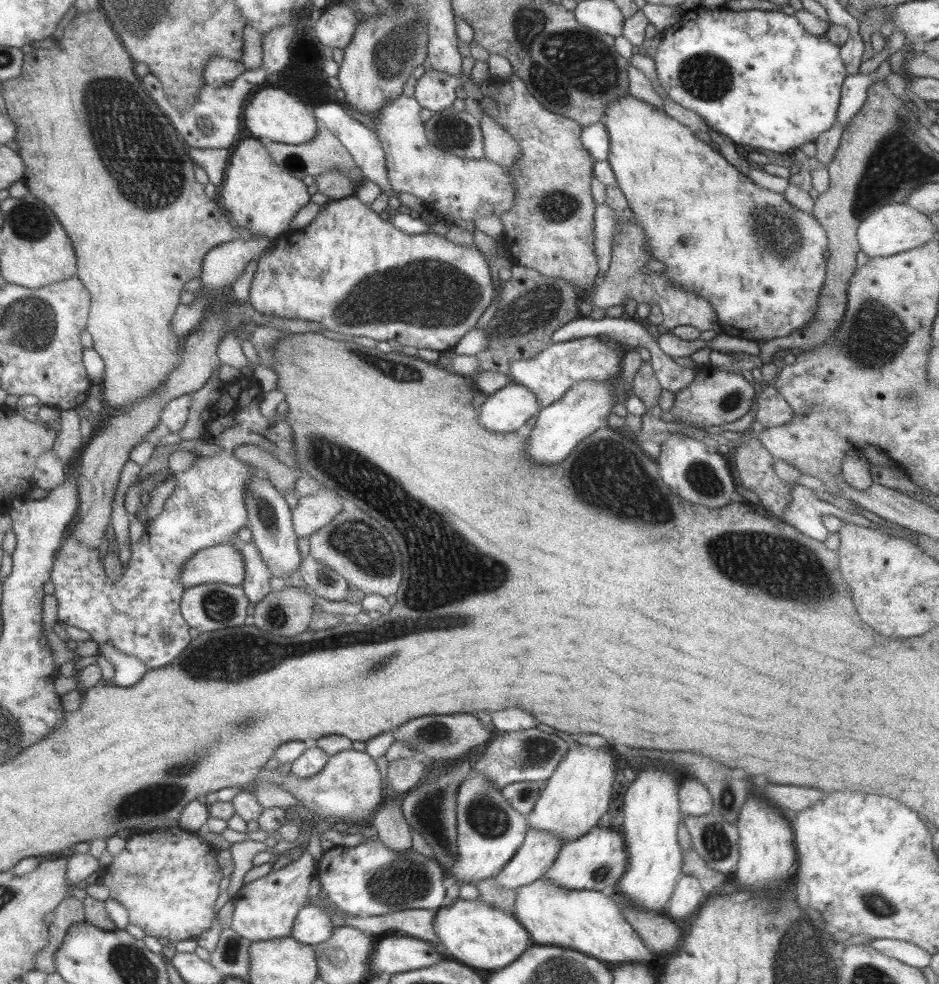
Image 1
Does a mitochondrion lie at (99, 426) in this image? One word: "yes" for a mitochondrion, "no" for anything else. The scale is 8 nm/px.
no

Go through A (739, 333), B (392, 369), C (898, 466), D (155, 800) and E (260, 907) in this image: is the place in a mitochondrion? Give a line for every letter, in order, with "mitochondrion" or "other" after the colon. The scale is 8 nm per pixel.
A: other
B: other
C: other
D: mitochondrion
E: other

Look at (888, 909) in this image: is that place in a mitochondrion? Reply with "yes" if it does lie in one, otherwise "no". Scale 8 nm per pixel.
yes

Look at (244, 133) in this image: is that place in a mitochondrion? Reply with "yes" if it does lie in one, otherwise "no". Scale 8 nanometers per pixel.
no

